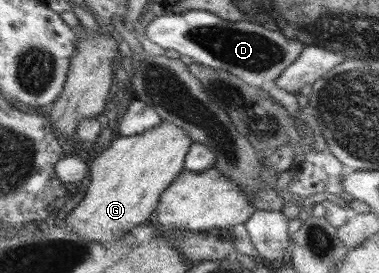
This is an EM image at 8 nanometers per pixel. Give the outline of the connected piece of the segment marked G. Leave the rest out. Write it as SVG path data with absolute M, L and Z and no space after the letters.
M162 121L143 134L117 136L89 164L89 184L84 197L65 216L67 227L91 242L110 243L123 232L145 223L155 210L159 195L184 168L184 154L191 144L177 126Z

